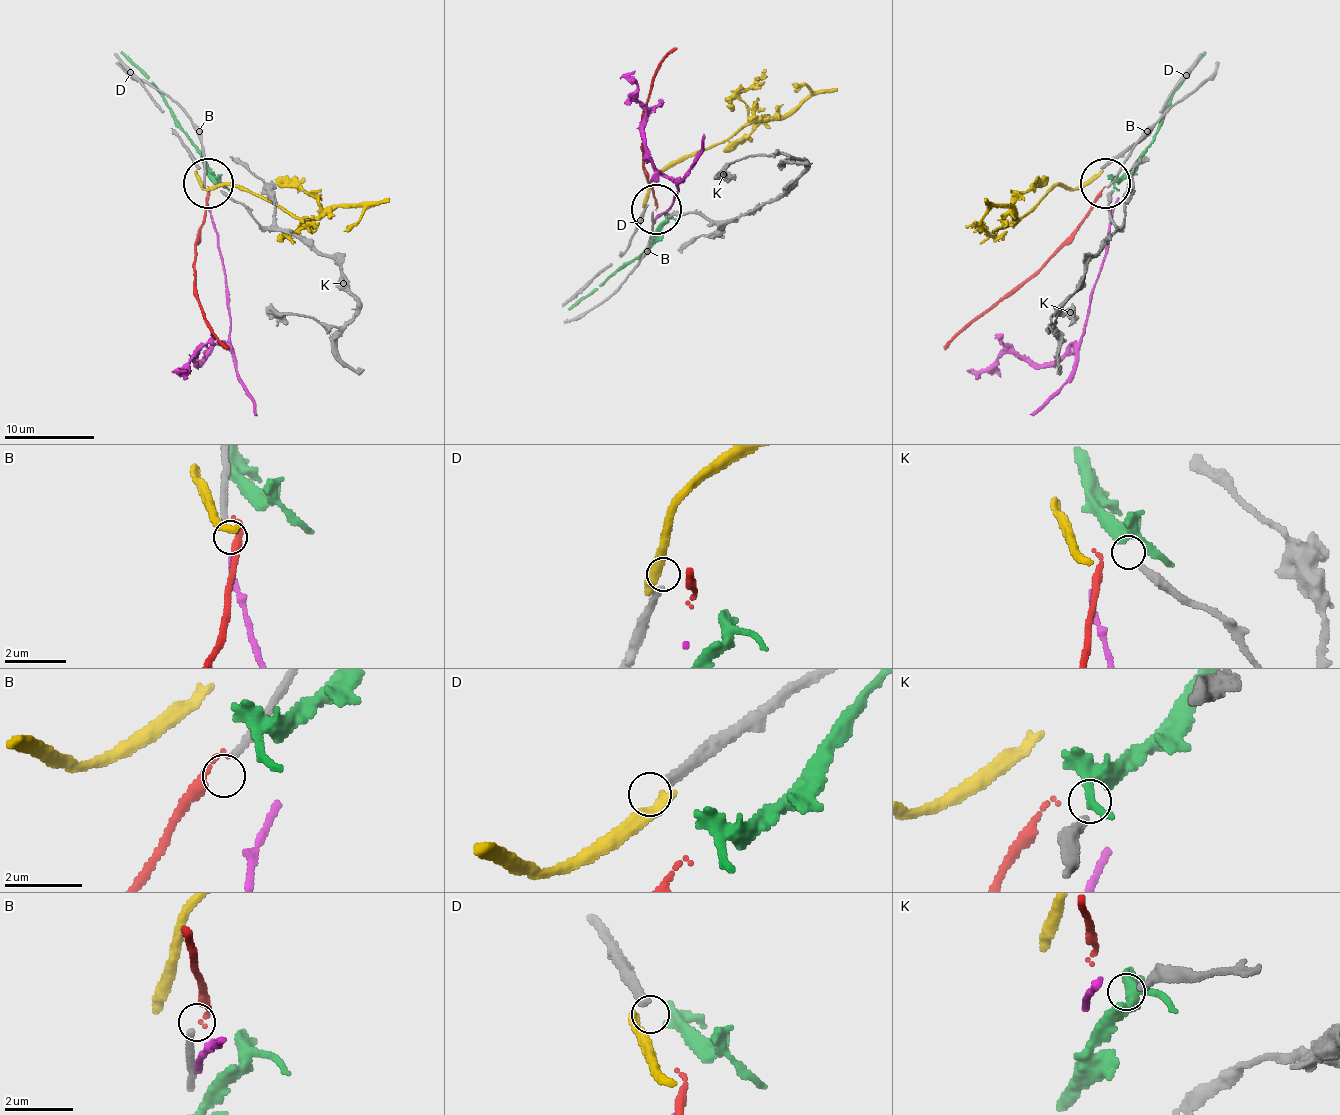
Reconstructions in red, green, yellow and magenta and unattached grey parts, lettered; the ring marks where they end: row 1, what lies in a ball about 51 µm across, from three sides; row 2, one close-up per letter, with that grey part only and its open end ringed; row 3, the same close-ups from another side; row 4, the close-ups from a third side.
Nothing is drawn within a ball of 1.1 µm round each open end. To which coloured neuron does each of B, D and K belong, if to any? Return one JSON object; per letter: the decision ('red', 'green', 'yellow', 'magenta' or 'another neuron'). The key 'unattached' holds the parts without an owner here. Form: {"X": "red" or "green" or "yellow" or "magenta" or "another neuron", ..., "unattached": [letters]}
{"B": "another neuron", "D": "another neuron", "K": "green", "unattached": ["B", "D"]}

